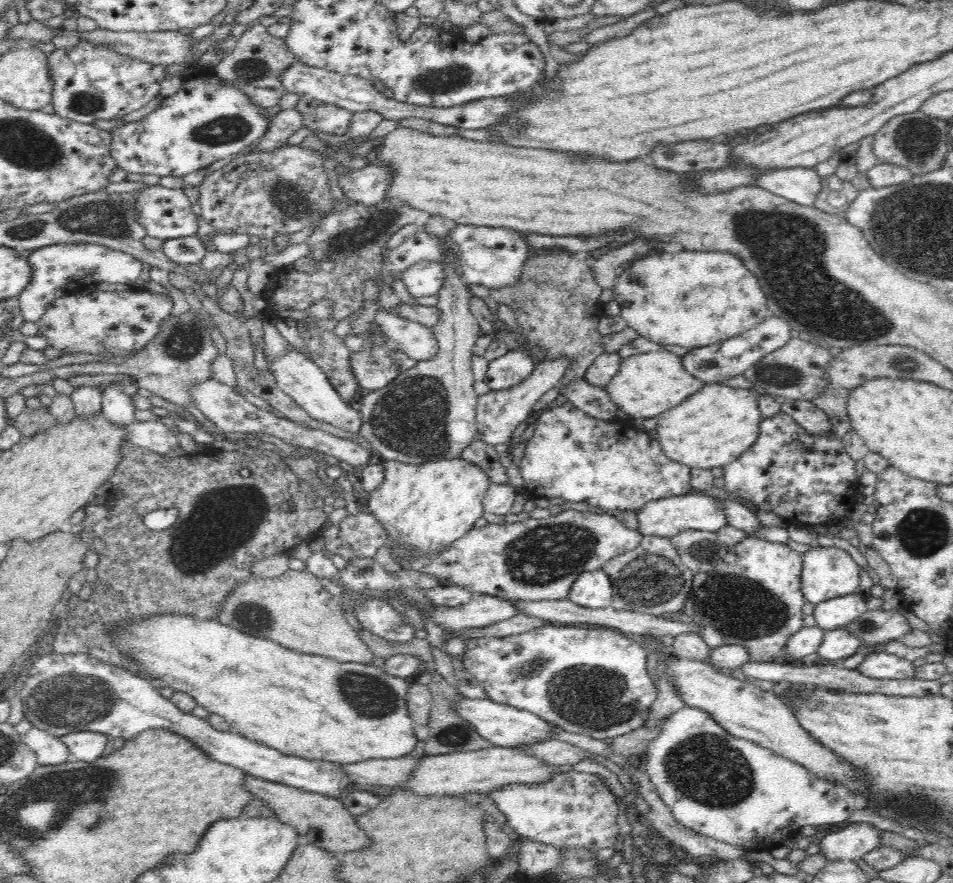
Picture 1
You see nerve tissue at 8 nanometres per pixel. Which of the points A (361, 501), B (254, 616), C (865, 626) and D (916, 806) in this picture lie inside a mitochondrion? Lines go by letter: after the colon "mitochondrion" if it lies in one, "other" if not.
A: other
B: mitochondrion
C: mitochondrion
D: mitochondrion

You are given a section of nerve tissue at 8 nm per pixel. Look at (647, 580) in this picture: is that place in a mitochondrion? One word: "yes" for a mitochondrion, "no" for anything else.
yes

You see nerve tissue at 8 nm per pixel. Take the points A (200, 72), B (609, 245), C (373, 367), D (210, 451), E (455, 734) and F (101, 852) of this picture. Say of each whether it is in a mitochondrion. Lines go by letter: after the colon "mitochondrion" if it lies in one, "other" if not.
A: other
B: other
C: mitochondrion
D: other
E: mitochondrion
F: other

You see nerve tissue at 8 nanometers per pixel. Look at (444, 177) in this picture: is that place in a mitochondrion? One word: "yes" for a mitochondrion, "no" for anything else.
no

